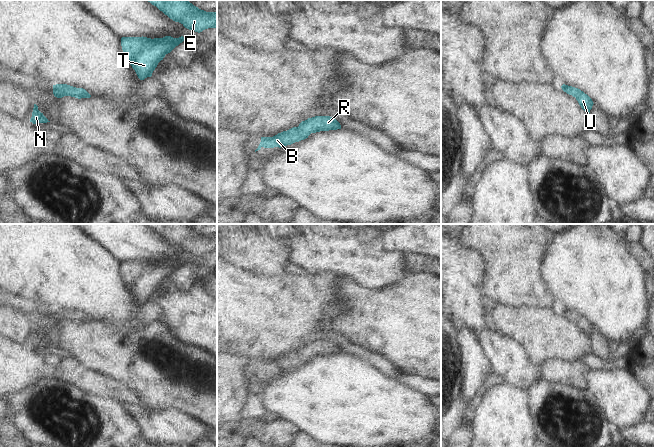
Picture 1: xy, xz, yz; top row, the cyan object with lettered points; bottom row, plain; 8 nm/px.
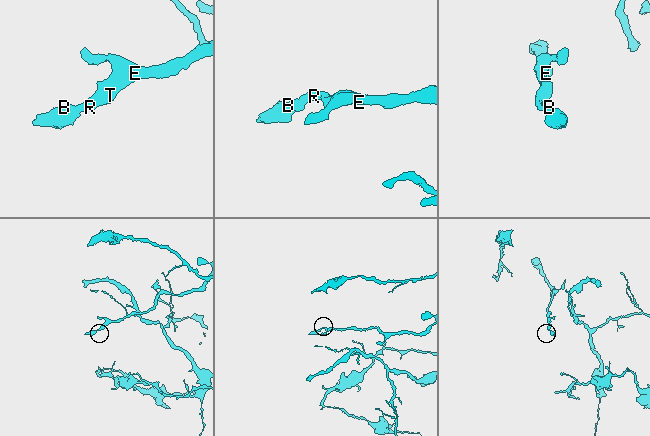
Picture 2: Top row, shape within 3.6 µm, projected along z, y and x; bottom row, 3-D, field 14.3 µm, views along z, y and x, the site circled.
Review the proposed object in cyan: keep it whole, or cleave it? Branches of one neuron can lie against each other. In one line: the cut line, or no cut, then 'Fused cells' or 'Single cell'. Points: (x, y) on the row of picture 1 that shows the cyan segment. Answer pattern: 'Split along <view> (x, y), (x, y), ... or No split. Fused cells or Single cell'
No split. Single cell

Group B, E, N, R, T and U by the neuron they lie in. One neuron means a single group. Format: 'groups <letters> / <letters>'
groups B E N R T U

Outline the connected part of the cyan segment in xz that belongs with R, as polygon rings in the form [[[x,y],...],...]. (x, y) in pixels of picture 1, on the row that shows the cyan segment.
[[[315,116],[302,121],[298,127],[293,127],[287,131],[278,133],[273,137],[261,137],[261,142],[255,152],[262,147],[281,148],[291,145],[308,138],[311,133],[337,129],[341,129],[341,125],[335,118],[330,116]]]

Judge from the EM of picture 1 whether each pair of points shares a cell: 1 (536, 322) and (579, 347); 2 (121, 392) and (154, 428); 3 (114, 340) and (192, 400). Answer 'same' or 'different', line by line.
1: same
2: different
3: same

